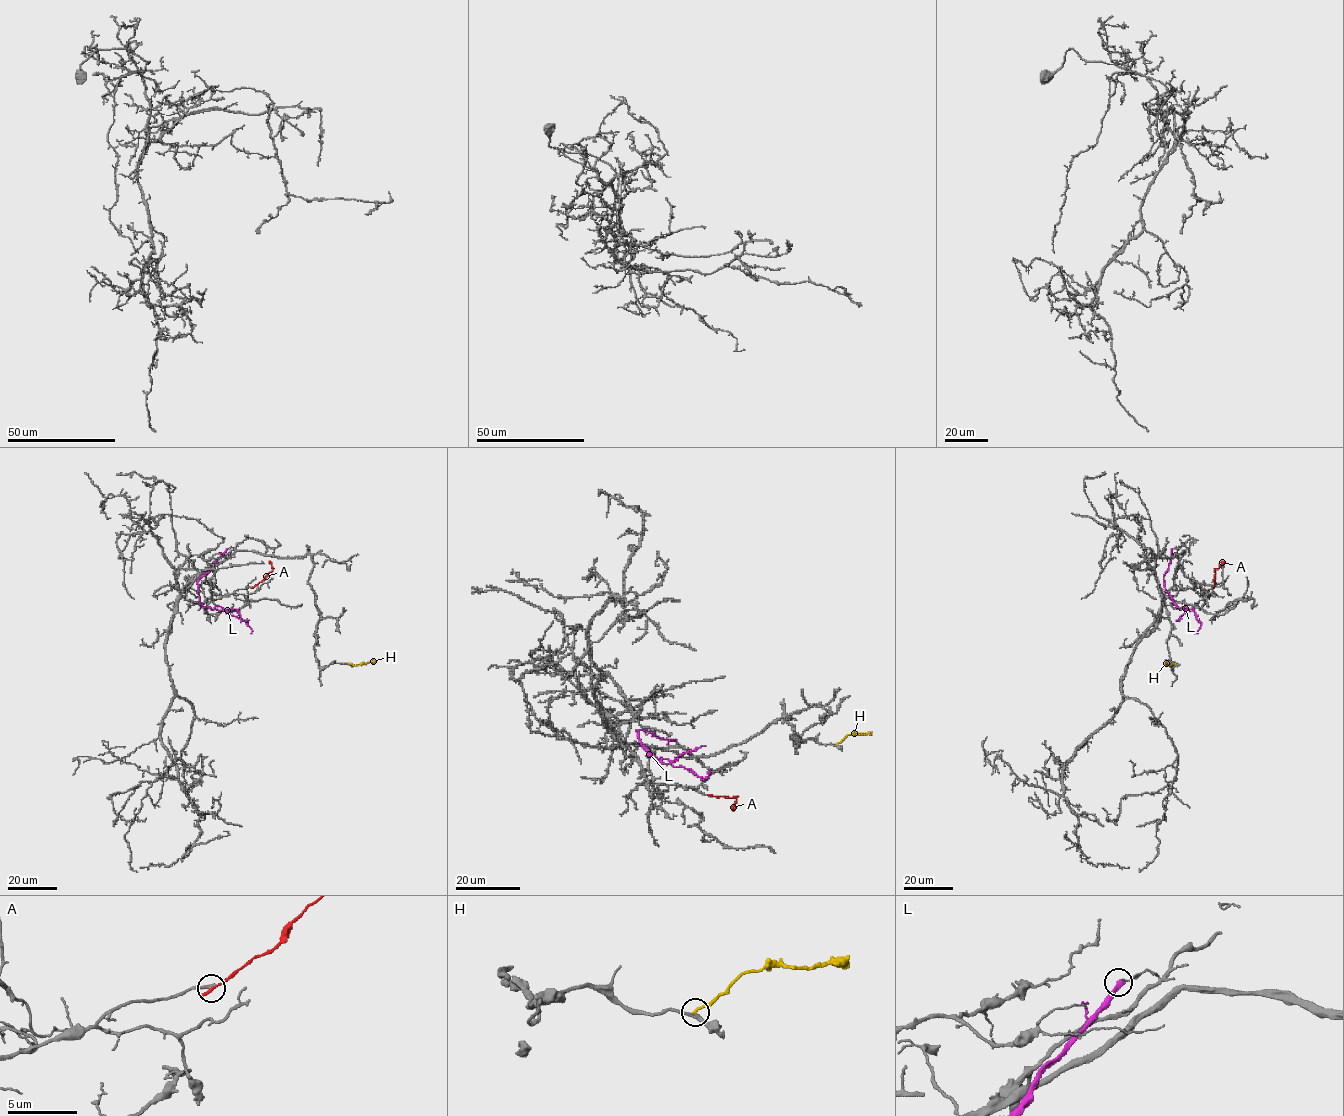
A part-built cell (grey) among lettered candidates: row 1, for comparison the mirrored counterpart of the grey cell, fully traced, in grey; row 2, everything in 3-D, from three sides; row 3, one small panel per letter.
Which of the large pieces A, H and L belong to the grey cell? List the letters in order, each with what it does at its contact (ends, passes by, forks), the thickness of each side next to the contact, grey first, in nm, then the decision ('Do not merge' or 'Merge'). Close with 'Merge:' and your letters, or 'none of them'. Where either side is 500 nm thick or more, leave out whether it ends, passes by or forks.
A: It ends there. Thickness 240 nm (grey) against 220 nm. Do not merge
H: It ends there. Thickness 260 nm (grey) against 200 nm. Do not merge
L: It ends there. Thickness 90 nm (grey) against 300 nm. Do not merge
Merge: none of them

